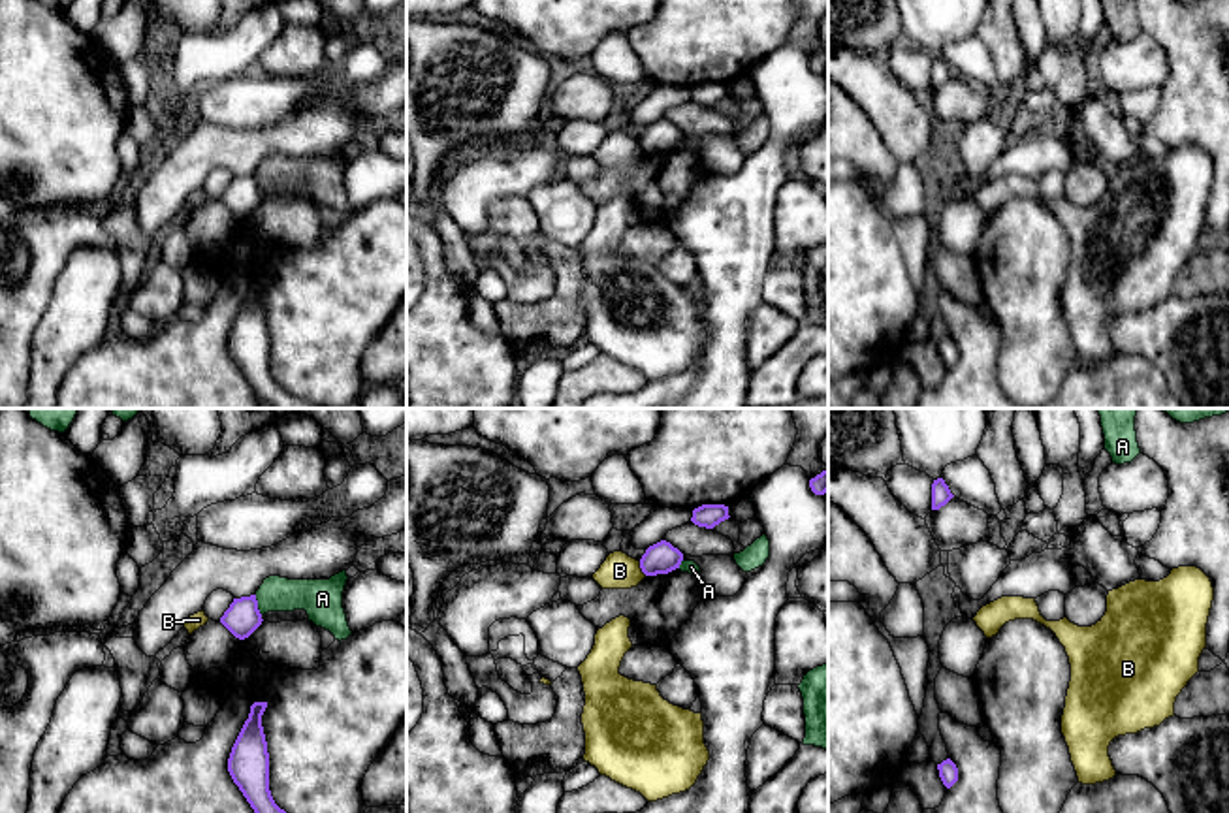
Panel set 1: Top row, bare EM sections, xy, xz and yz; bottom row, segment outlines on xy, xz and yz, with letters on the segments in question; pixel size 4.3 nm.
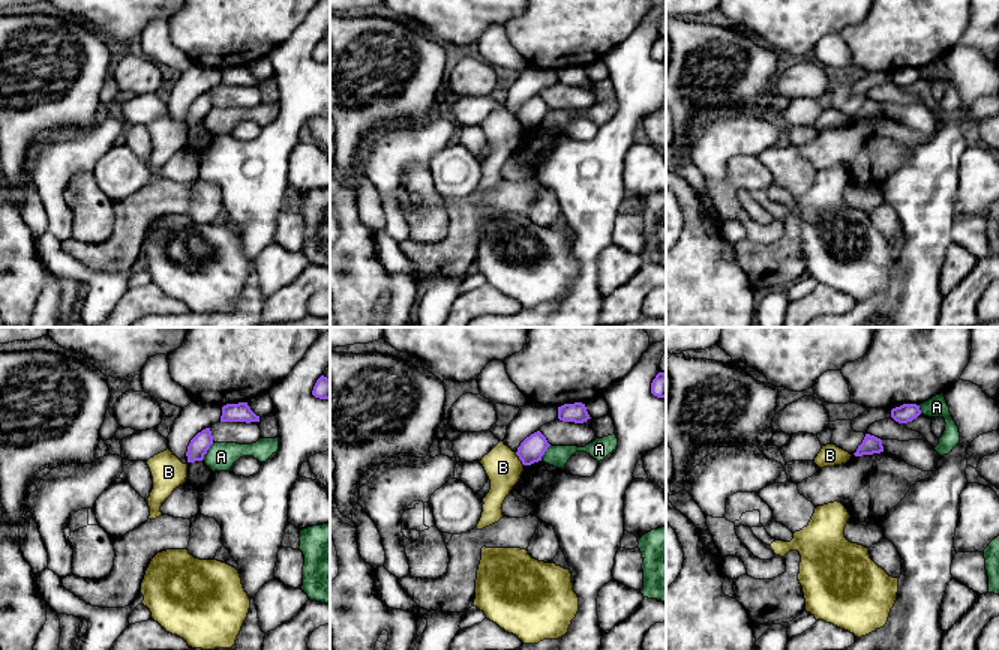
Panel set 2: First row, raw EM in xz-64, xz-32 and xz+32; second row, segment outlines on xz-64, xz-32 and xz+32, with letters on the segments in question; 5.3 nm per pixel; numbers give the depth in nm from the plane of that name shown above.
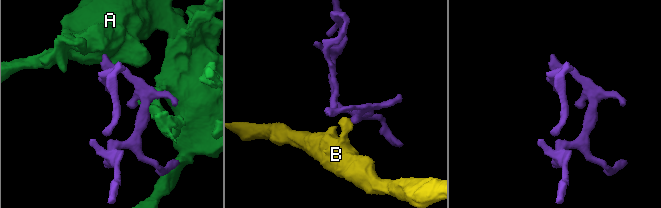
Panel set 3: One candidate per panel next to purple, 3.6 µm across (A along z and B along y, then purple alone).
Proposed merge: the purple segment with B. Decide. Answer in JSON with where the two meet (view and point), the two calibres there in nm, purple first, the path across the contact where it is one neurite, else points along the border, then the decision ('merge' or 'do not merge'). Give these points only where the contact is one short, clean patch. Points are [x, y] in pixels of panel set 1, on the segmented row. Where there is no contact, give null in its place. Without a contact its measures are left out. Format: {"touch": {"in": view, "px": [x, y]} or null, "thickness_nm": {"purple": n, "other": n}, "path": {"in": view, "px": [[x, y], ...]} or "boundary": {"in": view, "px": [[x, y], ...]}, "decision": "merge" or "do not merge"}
{"touch": {"in": "xz", "px": [640, 567]}, "thickness_nm": {"purple": 140, "other": 150}, "boundary": {"in": "xz", "px": [[638, 561], [646, 574]]}, "decision": "do not merge"}

